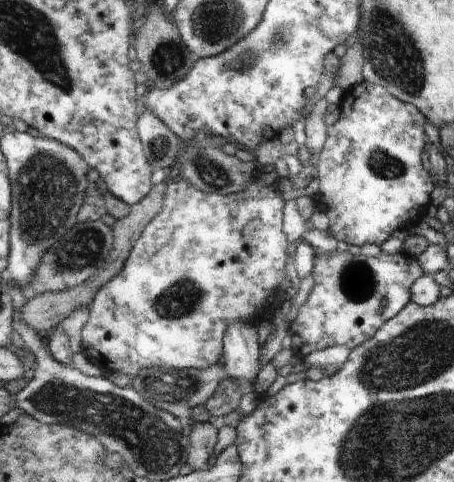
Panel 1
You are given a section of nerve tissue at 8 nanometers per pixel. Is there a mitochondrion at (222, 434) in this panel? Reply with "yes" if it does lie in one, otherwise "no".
no

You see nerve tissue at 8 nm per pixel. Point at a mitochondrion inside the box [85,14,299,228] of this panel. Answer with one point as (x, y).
(243, 62)

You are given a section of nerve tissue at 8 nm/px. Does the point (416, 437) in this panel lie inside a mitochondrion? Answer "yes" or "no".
yes

